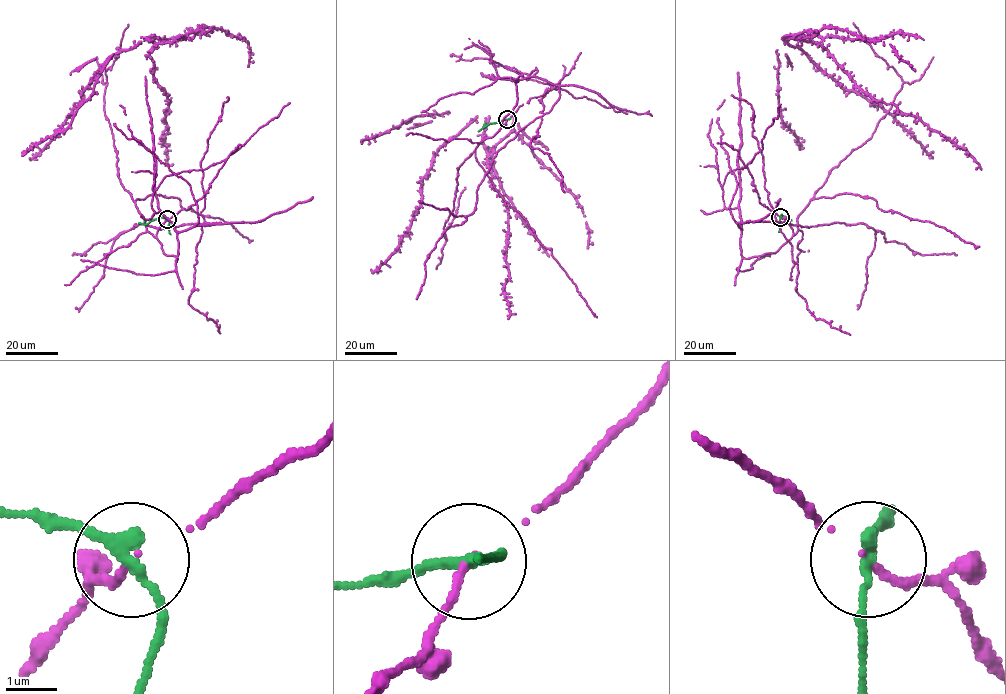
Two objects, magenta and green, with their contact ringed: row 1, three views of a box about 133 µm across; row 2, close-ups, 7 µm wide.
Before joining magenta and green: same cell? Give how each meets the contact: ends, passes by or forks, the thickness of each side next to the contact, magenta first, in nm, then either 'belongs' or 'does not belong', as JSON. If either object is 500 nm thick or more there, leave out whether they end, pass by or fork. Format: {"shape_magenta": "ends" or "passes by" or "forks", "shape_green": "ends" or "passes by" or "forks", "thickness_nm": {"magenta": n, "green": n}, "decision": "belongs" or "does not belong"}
{"shape_magenta": "ends", "shape_green": "passes by", "thickness_nm": {"magenta": 150, "green": 240}, "decision": "does not belong"}

